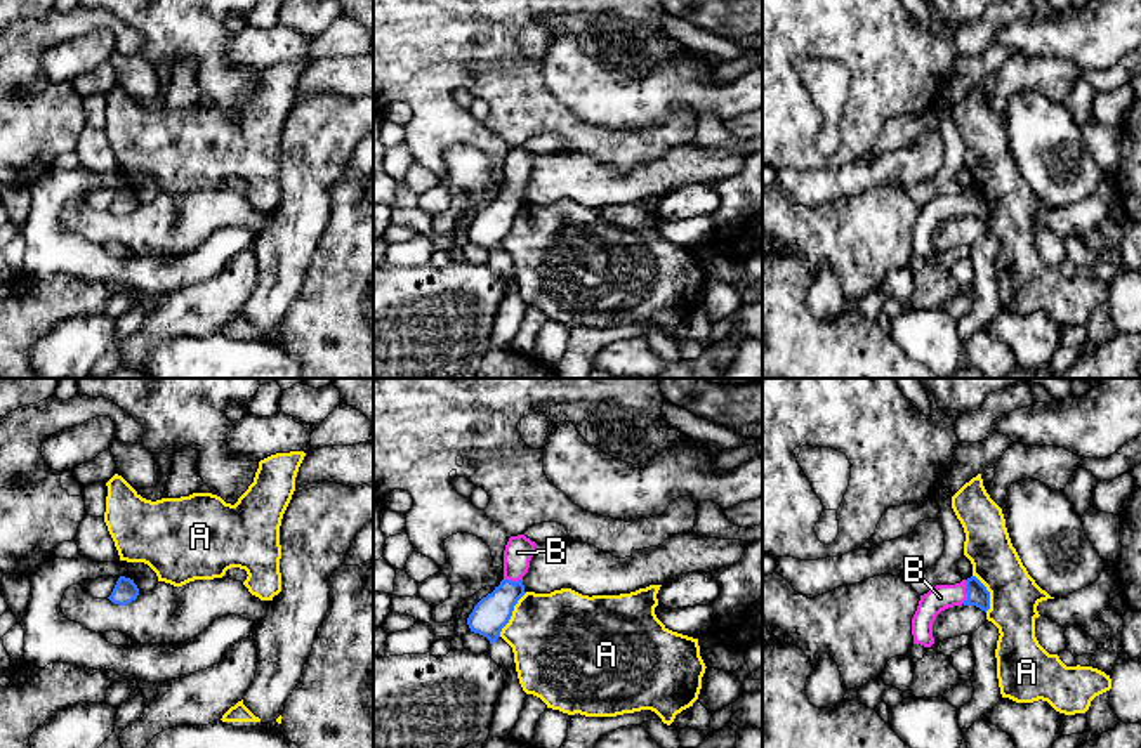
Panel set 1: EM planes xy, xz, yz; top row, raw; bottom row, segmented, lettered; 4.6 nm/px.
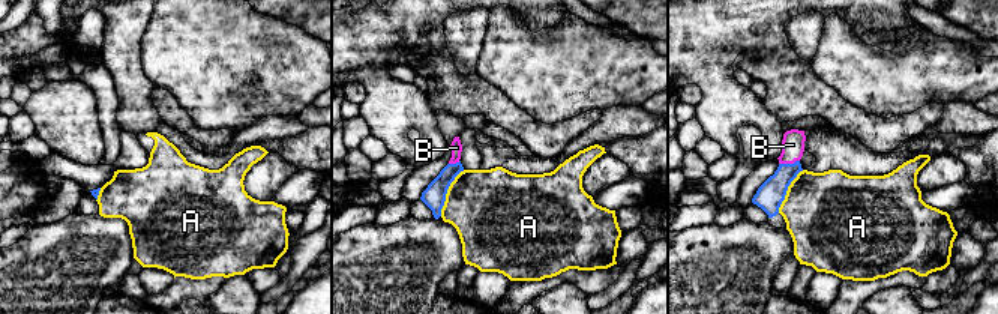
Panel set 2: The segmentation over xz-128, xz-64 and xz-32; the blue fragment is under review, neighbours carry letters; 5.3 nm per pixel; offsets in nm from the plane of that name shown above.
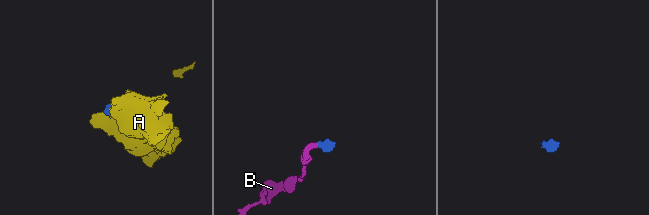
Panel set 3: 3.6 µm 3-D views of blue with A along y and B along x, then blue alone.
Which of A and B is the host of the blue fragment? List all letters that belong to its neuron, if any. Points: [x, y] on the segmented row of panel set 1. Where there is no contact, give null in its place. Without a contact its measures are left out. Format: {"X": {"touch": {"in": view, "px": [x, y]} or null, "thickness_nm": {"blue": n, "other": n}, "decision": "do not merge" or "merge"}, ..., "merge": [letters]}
{"A": {"touch": {"in": "xz", "px": [511, 615]}, "thickness_nm": {"blue": 170, "other": 440}, "decision": "do not merge"}, "B": {"touch": {"in": "yz", "px": [966, 592]}, "thickness_nm": {"blue": 100, "other": 120}, "decision": "merge"}, "merge": ["B"]}

